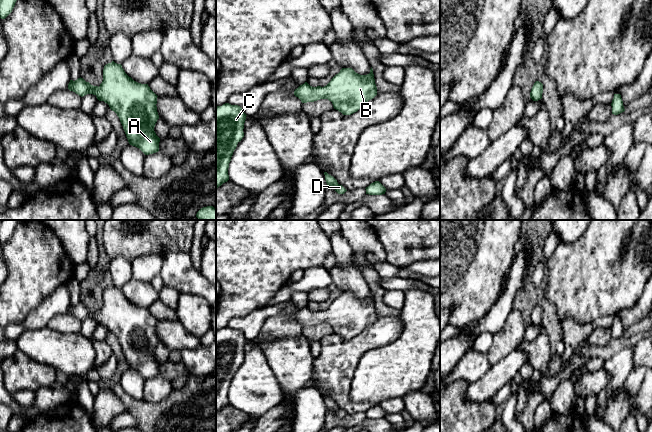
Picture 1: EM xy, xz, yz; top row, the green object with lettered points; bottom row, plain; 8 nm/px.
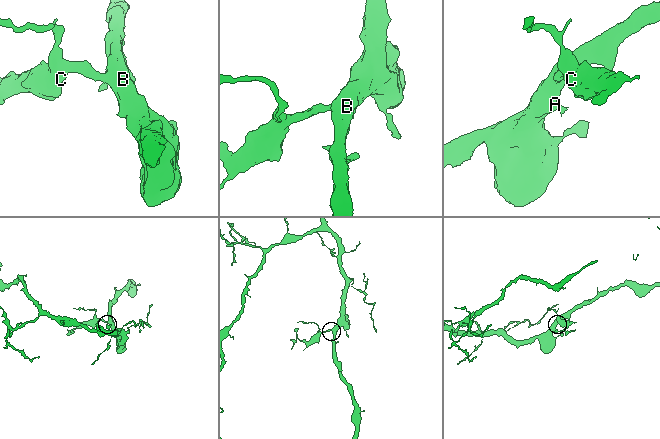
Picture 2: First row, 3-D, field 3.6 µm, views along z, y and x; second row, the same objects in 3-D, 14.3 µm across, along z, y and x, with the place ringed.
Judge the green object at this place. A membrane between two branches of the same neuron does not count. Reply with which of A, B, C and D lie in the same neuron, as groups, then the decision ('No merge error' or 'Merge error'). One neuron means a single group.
Groups: A B C D. No merge error

